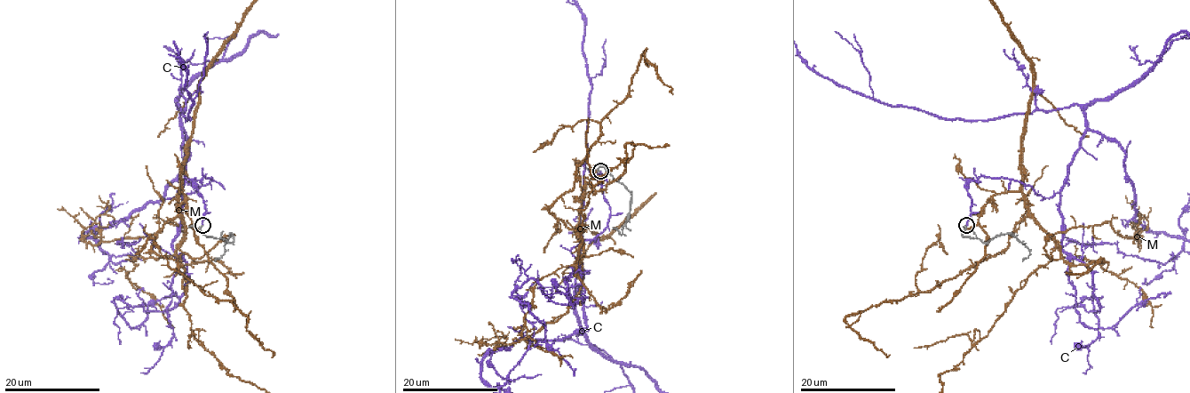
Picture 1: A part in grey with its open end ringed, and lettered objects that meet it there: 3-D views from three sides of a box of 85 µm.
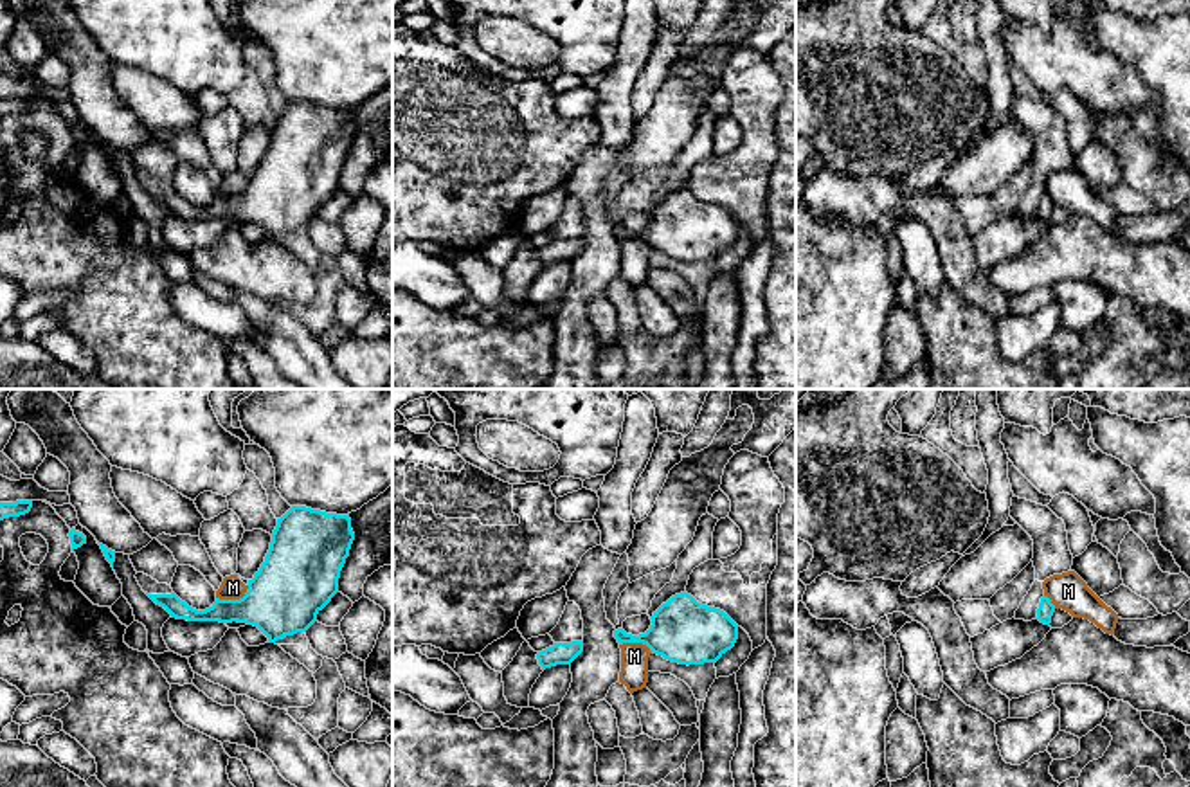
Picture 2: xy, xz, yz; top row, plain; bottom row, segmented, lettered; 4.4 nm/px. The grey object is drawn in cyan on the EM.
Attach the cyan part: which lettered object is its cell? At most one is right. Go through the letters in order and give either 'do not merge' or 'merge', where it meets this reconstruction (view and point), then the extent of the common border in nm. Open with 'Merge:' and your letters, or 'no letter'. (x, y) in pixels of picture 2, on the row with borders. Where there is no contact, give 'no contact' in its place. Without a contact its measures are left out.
Merge: C
C: merge; no contact
M: do not merge; meets cyan in xy at (234, 600); contact 160 nm long

